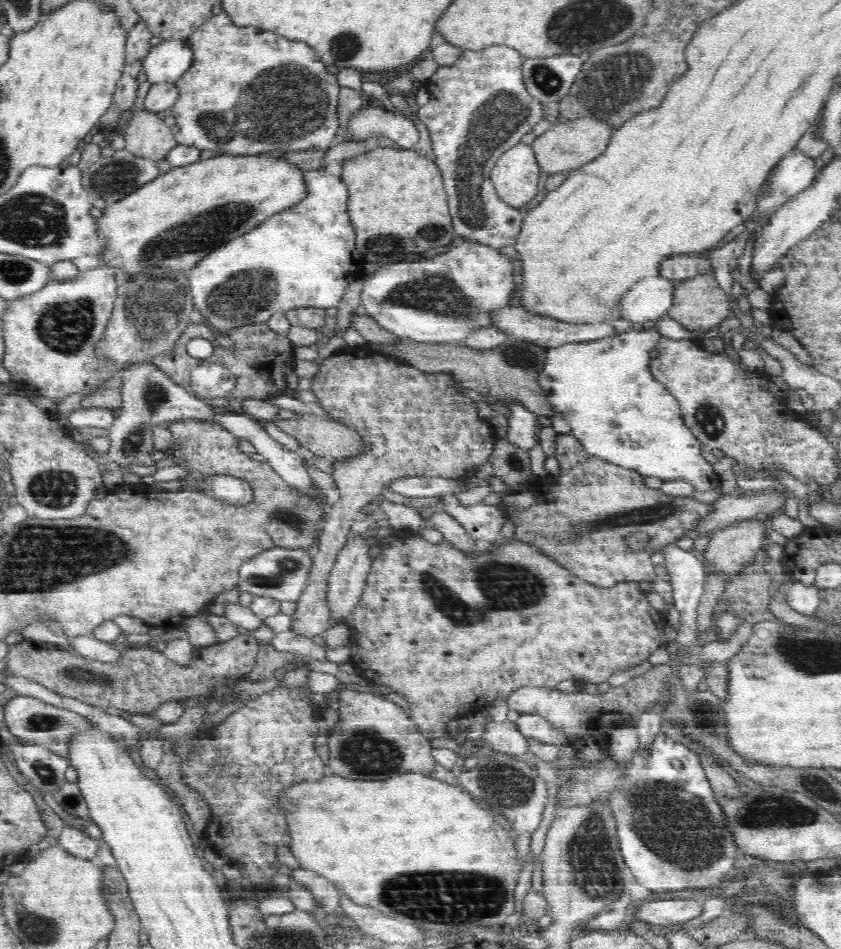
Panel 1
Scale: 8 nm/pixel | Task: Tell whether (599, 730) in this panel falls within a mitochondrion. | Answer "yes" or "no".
yes

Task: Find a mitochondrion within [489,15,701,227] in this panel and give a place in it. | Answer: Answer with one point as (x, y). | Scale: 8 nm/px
(608, 90)

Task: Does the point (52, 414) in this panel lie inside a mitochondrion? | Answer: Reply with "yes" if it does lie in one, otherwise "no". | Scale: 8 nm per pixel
no

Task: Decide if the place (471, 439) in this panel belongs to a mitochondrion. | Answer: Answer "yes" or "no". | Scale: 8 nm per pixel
no

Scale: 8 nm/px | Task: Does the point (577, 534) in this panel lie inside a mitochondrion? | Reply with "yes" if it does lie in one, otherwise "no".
yes

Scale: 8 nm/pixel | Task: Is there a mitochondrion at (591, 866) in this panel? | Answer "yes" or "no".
yes

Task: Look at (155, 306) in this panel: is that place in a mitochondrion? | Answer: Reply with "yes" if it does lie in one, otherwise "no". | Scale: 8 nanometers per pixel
yes

